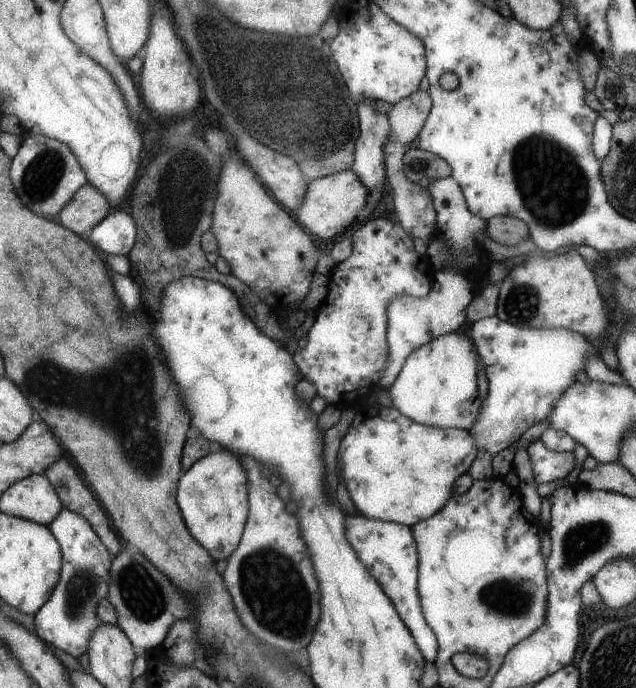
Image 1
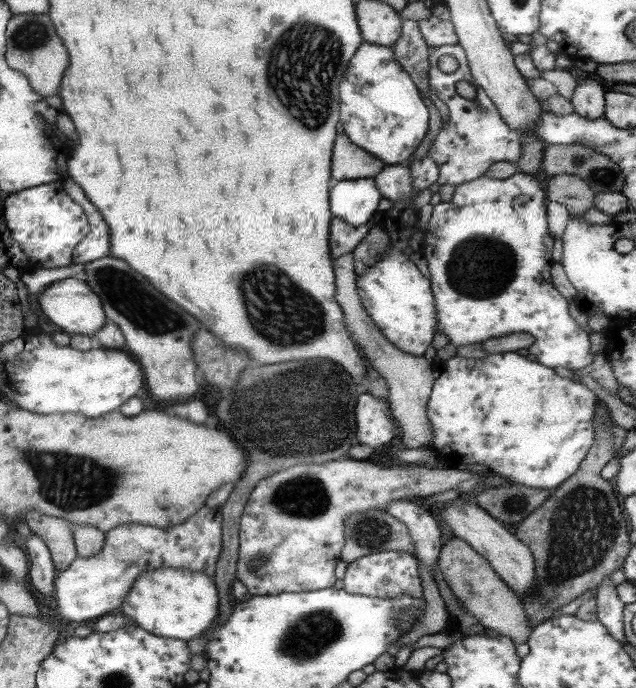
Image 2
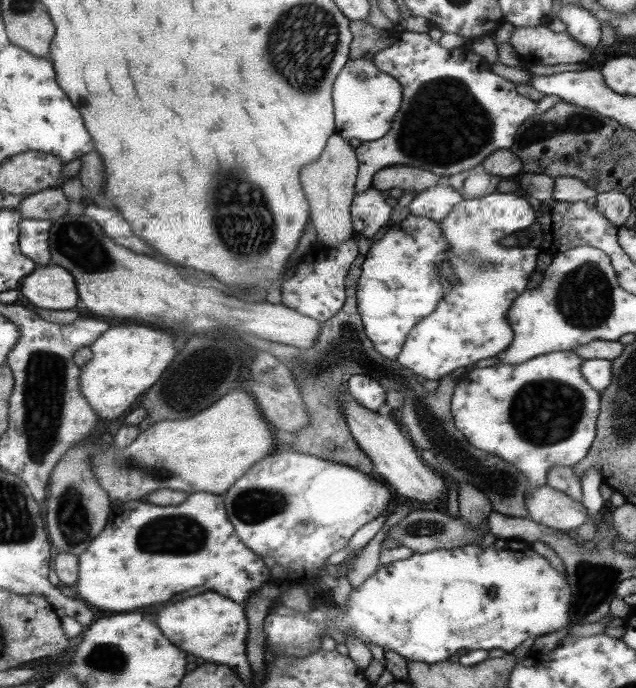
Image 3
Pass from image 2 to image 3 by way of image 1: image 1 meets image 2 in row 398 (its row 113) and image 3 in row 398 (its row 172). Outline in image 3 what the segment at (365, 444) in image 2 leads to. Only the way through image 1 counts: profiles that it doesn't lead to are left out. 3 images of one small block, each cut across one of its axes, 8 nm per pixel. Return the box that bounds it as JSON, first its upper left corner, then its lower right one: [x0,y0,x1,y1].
[347,374,387,412]

